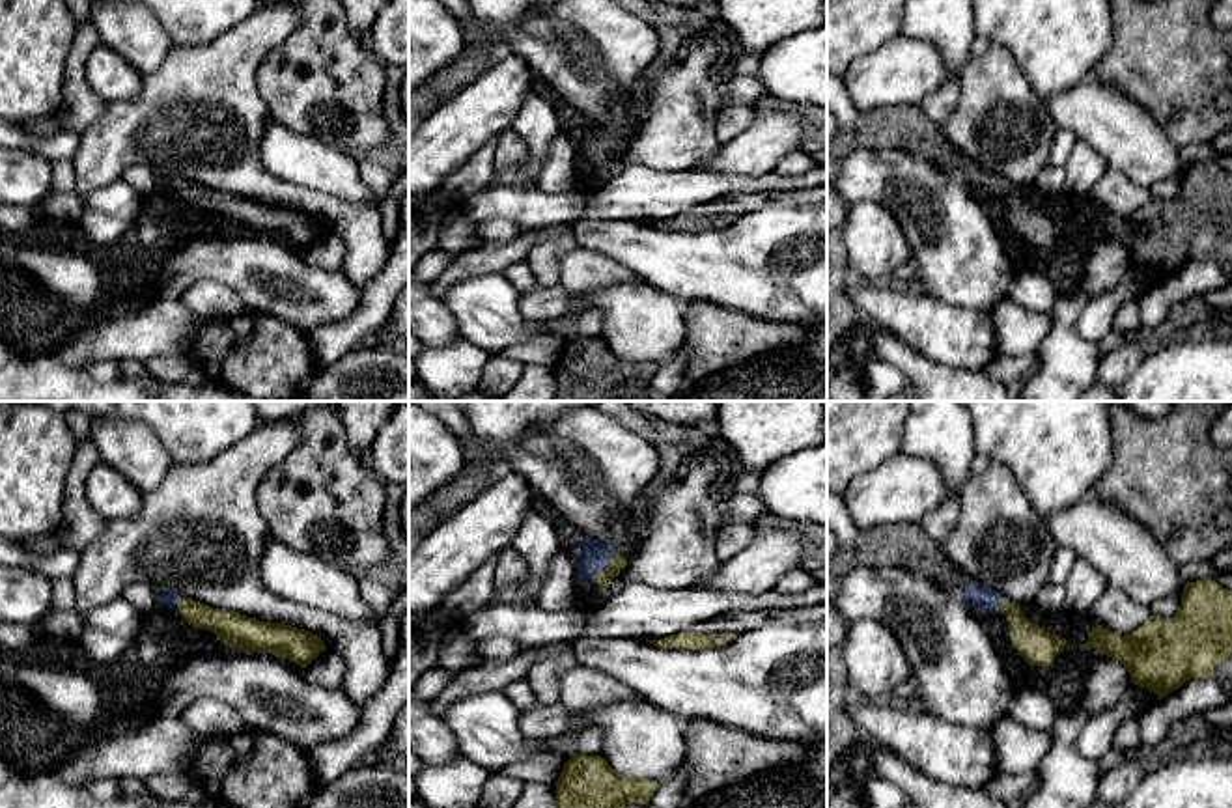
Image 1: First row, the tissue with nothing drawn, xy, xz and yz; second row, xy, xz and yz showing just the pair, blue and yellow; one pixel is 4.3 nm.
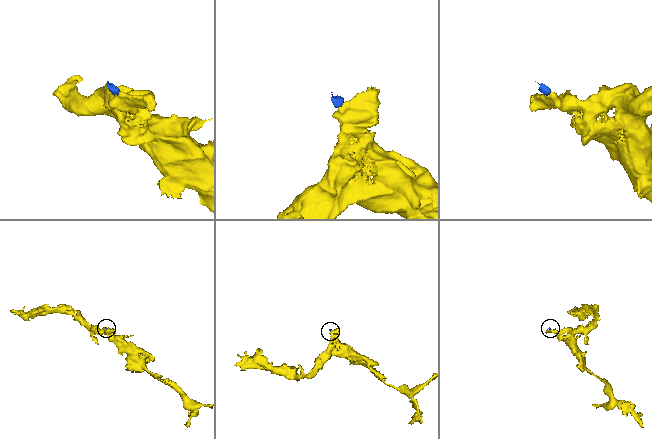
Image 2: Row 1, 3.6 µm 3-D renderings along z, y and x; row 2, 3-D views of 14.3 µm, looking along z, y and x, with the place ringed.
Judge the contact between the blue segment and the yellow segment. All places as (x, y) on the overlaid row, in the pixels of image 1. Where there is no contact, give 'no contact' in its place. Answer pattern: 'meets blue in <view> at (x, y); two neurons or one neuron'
meets blue in xz at (603, 570); one neuron

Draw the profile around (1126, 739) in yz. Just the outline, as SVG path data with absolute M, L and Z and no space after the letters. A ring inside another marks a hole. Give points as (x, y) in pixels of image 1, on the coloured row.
M1126 718L1120 724L1113 746L1129 756L1141 752L1139 718Z

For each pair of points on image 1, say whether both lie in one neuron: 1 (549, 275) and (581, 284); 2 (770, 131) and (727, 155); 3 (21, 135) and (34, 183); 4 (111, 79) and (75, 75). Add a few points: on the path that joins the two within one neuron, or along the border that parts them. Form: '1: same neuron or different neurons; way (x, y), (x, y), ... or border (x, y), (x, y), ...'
1: different neurons; border (575, 247), (560, 256), (557, 284)
2: same neuron; way (758, 142), (745, 155), (738, 155)
3: different neurons; border (19, 146), (42, 153), (51, 163)
4: different neurons; border (84, 58), (86, 83), (105, 103)

